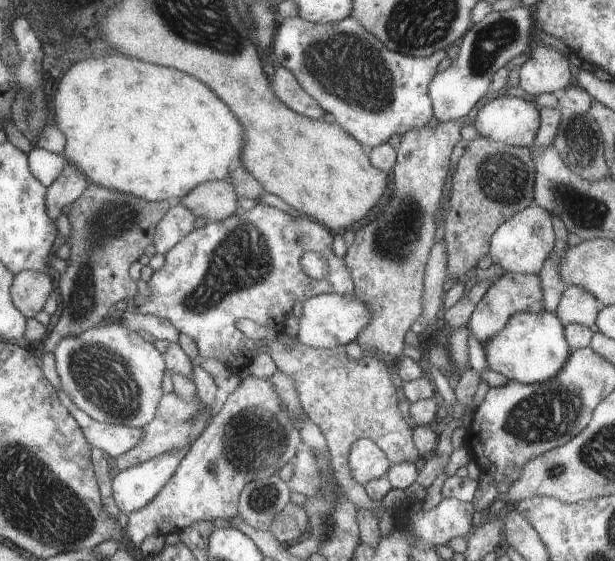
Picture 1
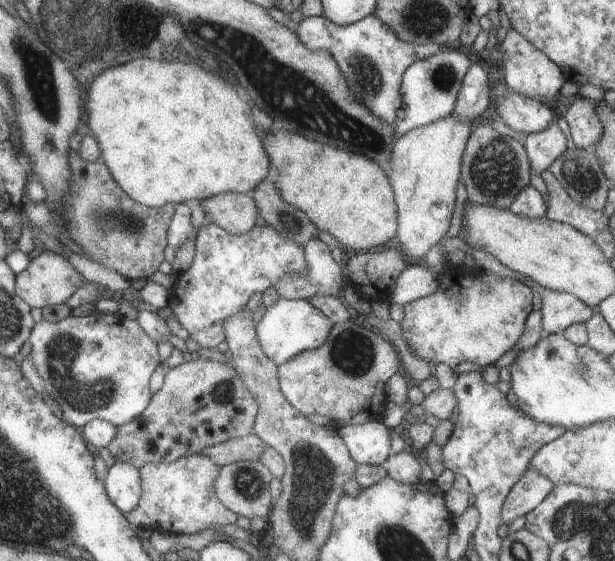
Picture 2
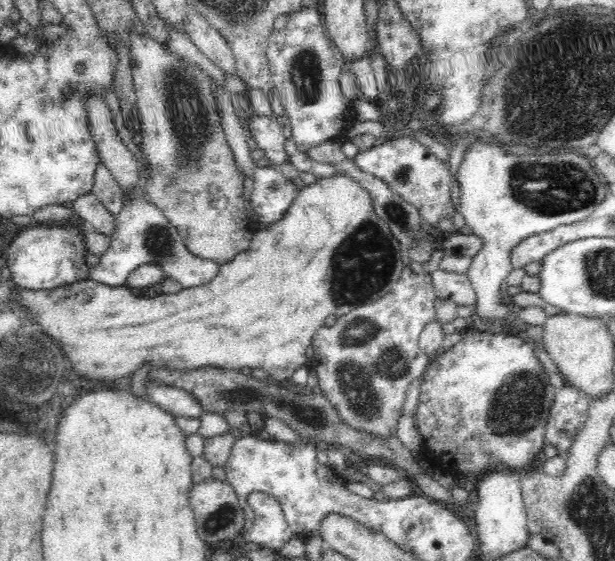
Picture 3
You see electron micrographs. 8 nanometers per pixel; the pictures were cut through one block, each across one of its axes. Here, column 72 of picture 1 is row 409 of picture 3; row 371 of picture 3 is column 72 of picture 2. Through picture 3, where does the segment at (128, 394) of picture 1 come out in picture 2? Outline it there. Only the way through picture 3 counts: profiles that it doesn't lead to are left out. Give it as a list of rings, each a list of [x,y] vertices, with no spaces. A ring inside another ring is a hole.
[[[93,312],[77,318],[67,316],[59,322],[35,322],[31,336],[31,364],[45,382],[45,394],[61,410],[63,418],[81,430],[91,420],[105,420],[123,426],[139,418],[149,406],[147,382],[159,364],[155,342],[141,330],[137,322],[125,316]],[[117,322],[117,326],[115,326]]]

